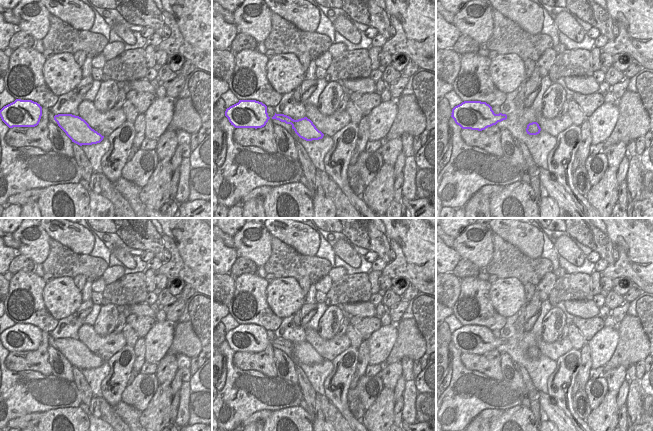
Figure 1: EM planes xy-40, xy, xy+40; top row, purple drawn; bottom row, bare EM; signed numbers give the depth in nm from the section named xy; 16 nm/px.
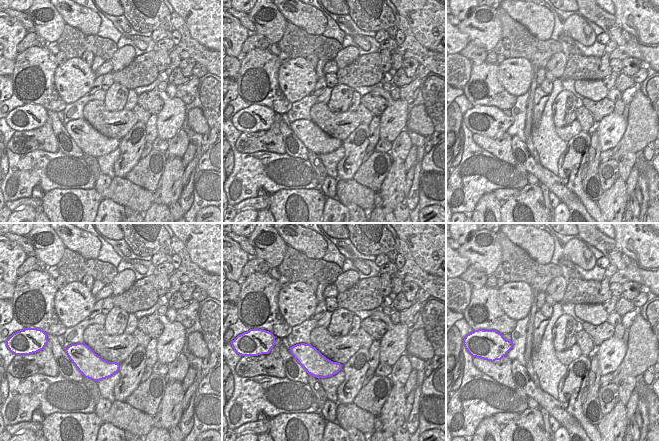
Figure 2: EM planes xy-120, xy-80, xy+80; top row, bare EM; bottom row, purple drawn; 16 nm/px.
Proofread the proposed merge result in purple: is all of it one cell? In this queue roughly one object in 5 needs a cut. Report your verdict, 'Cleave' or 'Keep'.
Keep.

